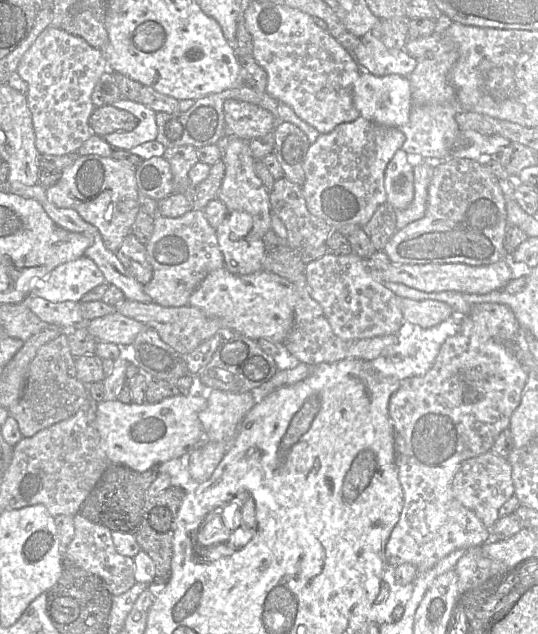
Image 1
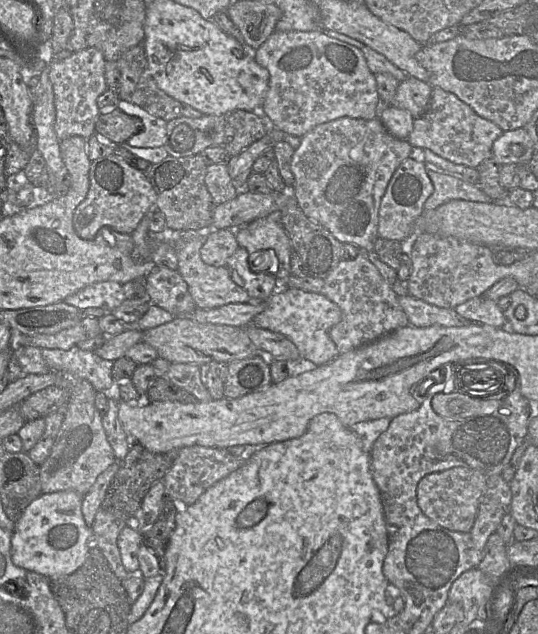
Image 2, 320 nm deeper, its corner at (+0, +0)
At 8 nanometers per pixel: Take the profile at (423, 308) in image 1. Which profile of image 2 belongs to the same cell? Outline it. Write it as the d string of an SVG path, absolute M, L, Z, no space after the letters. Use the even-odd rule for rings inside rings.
M483 295L456 306L454 310L472 323L485 324L497 328L501 328L506 323L506 318L497 302L485 298Z

